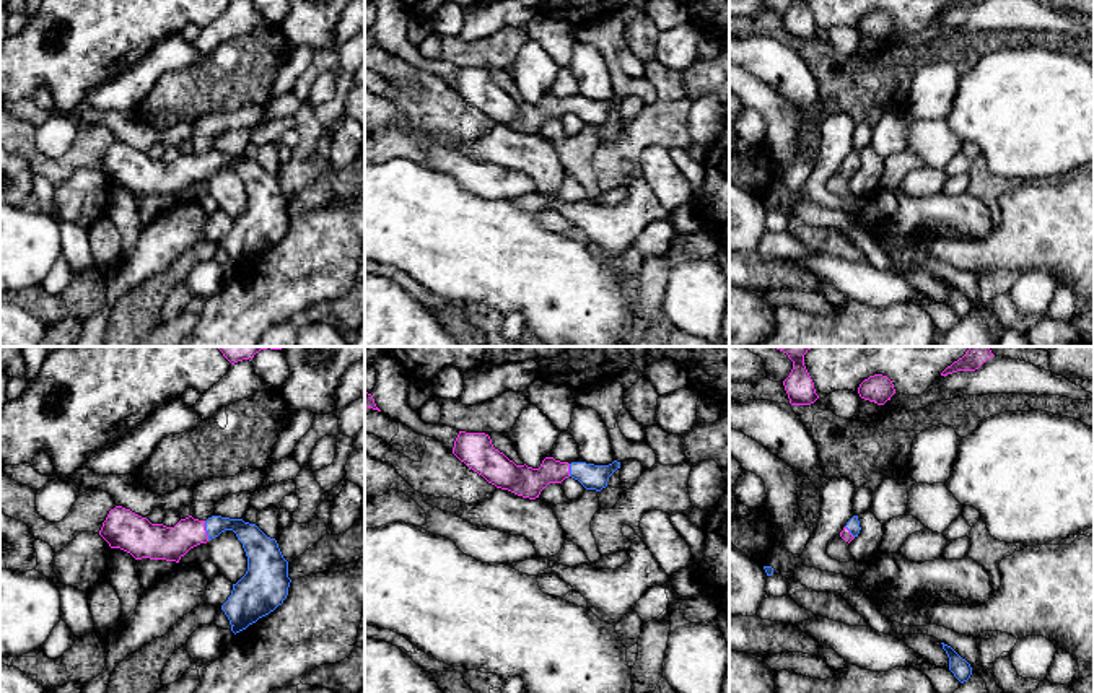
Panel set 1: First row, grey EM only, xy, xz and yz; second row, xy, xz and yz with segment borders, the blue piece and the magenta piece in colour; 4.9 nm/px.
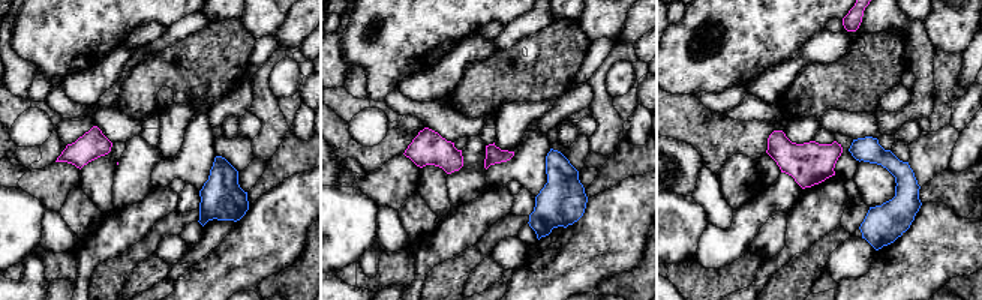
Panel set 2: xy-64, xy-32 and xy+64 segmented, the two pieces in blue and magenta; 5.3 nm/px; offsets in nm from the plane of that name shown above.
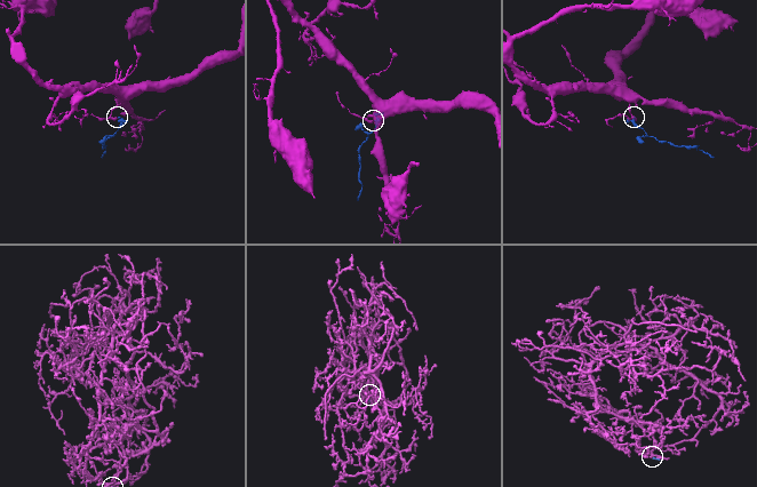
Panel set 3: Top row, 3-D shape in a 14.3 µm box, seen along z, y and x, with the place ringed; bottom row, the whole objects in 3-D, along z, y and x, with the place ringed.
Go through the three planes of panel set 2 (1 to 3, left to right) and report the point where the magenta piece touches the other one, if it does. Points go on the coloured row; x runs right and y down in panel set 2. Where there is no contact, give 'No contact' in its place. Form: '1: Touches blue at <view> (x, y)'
1: No contact
2: No contact
3: No contact

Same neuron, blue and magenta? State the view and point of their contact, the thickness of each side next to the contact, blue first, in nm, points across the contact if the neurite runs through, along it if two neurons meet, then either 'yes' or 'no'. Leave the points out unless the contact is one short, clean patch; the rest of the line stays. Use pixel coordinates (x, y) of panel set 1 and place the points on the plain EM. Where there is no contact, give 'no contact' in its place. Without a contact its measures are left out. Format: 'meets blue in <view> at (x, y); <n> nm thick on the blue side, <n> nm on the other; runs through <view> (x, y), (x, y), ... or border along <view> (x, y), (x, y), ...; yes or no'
meets blue in xy at (205, 165); 130 nm thick on the blue side, 180 nm on the other; runs through xy (254, 178), (235, 160), (205, 165), (157, 178); yes

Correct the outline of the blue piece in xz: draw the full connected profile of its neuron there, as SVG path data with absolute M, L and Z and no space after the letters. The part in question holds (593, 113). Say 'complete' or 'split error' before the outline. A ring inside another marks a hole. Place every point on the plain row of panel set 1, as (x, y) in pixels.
split error; M459 67L453 89L497 124L529 135L539 133L549 119L562 119L568 112L578 116L586 125L601 127L607 122L609 112L620 104L617 96L609 101L594 101L586 98L568 99L554 93L545 93L539 104L526 99L516 101L493 83L485 68Z

